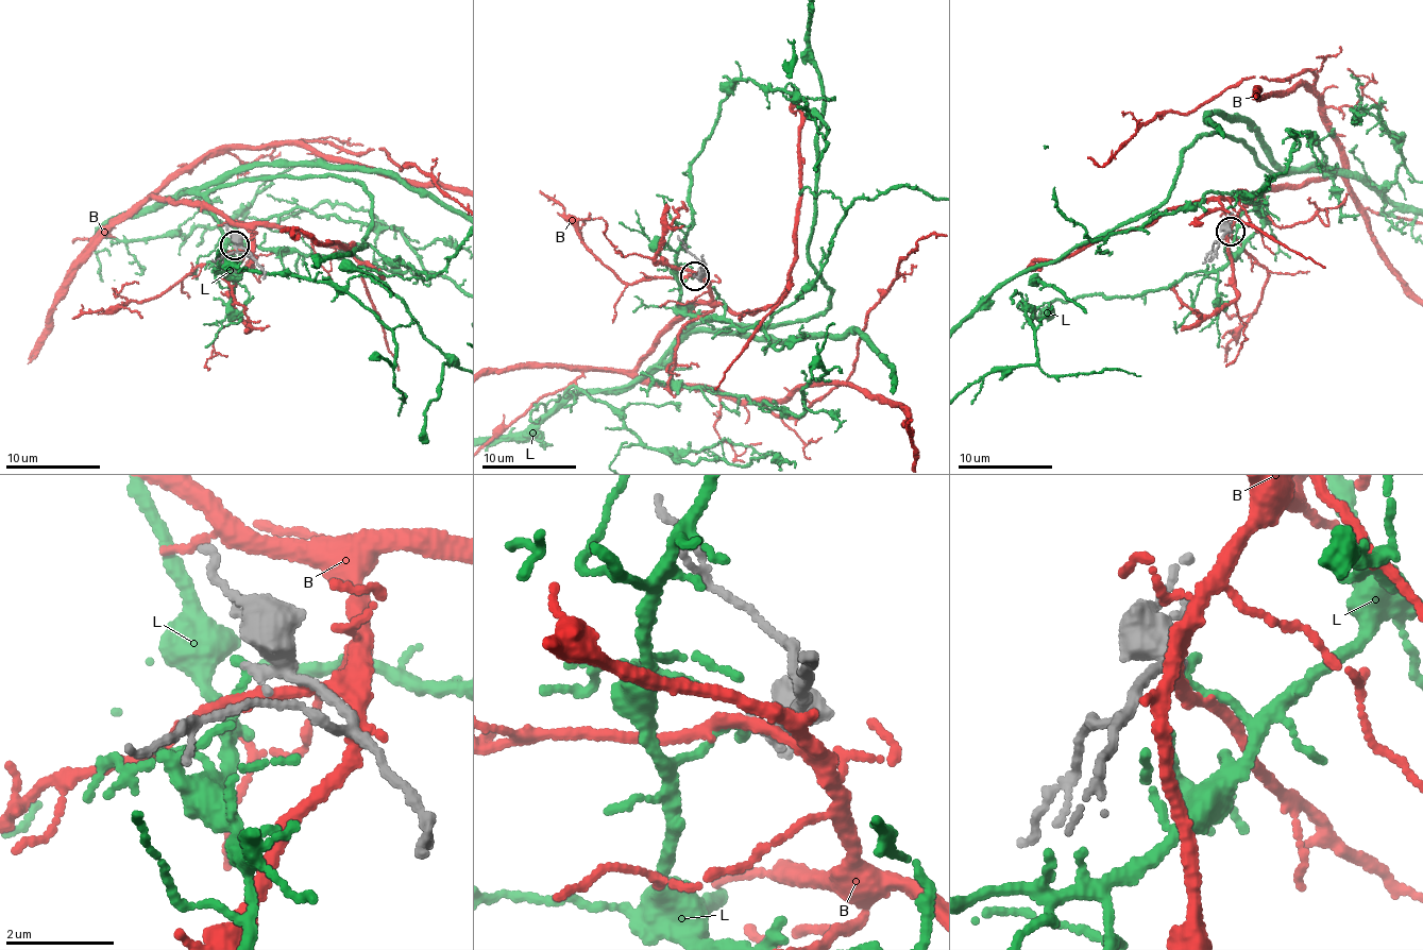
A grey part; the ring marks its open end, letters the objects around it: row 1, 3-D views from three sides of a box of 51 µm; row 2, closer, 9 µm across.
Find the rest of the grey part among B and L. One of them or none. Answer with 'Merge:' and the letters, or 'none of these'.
Merge: none of these

